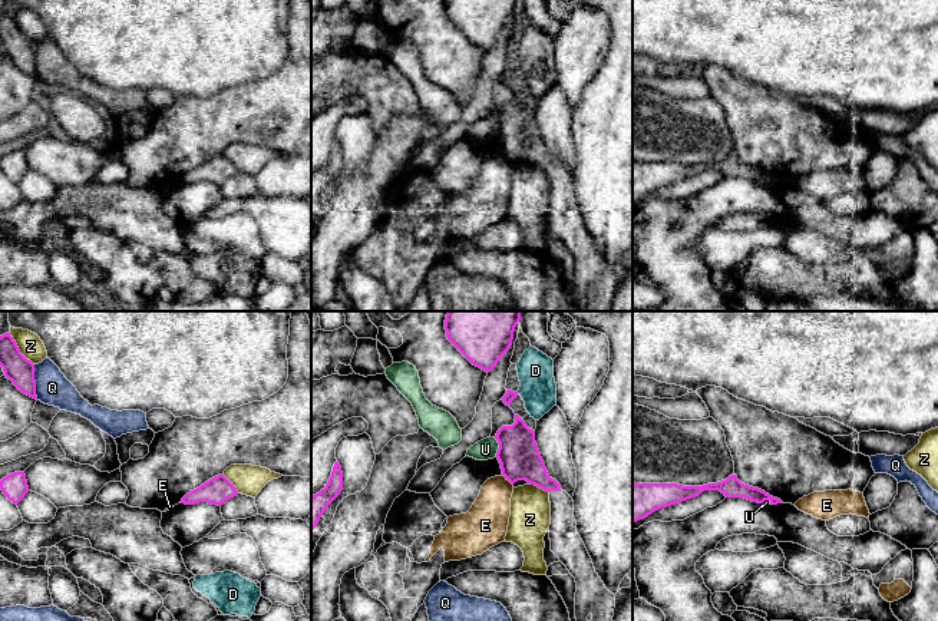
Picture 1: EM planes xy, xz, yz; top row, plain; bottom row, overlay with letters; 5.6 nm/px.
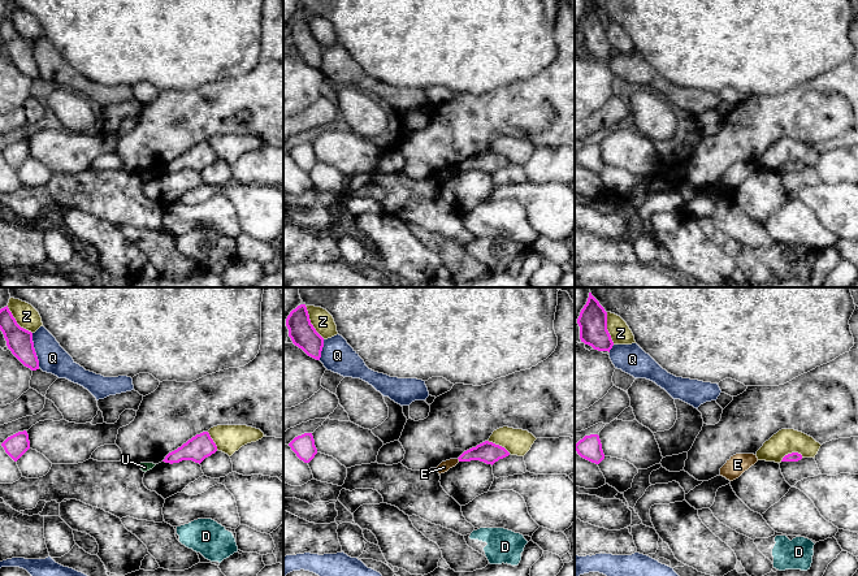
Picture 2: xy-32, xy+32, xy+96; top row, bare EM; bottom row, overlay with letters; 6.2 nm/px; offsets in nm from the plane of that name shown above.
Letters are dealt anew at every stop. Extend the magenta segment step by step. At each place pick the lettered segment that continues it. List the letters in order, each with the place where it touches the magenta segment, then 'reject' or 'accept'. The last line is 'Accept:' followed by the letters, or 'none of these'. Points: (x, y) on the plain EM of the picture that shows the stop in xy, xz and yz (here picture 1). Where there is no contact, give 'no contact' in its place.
D: contact xz (517, 72); reject
E: contact xz (507, 158); reject
Q: contact xy (35, 60); reject
U: contact xz (499, 126); reject
Z: contact xy (17, 27); reject
Accept: none of these

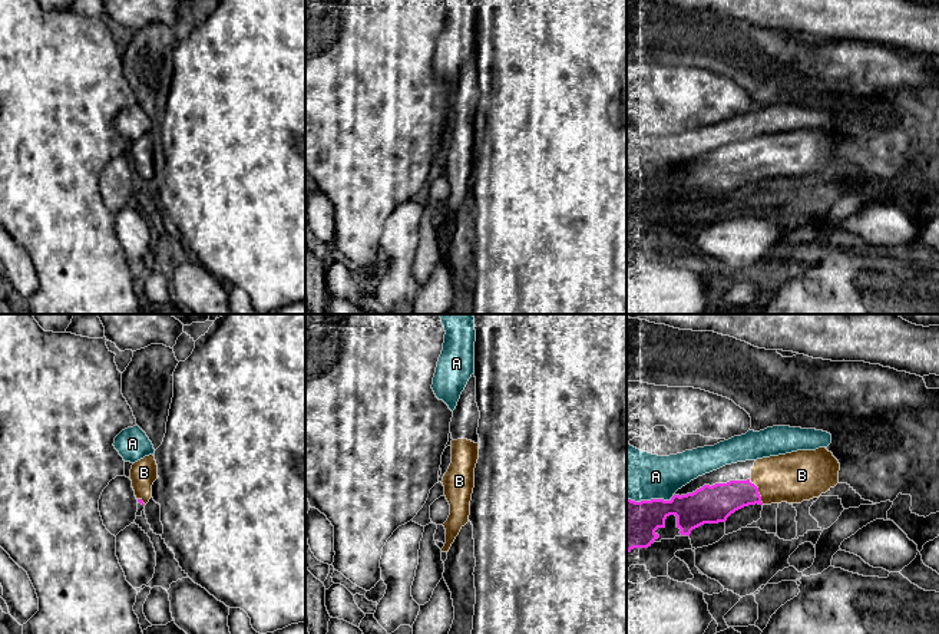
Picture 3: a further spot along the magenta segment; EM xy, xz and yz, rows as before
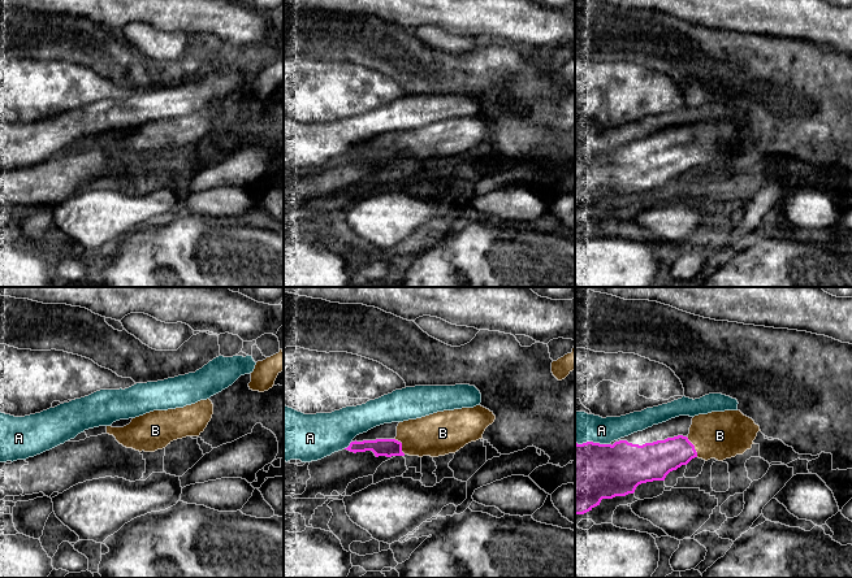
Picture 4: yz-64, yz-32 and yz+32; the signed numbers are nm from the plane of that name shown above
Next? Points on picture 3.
A: contact yz (651, 178); reject
B: contact yz (757, 171); accept
Accept: B

